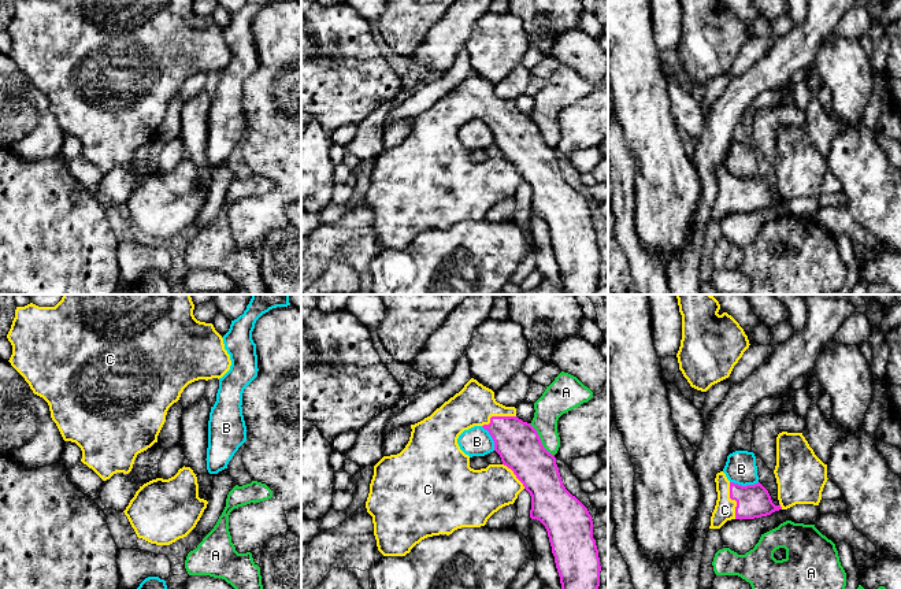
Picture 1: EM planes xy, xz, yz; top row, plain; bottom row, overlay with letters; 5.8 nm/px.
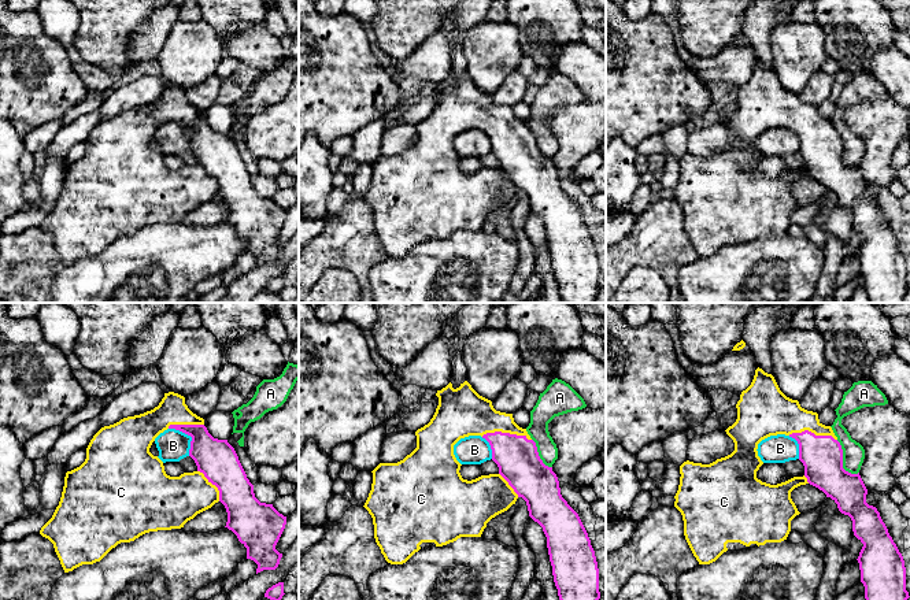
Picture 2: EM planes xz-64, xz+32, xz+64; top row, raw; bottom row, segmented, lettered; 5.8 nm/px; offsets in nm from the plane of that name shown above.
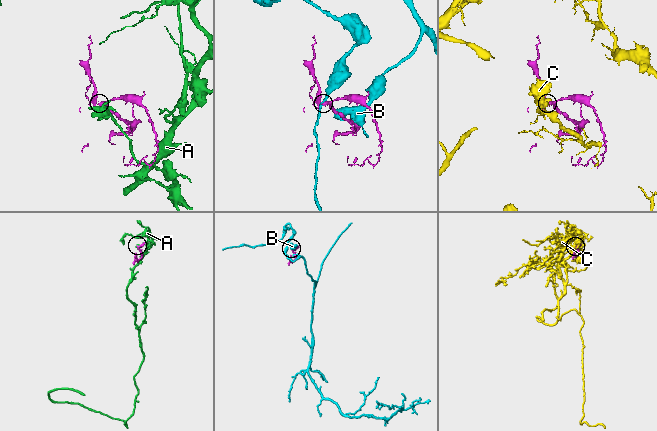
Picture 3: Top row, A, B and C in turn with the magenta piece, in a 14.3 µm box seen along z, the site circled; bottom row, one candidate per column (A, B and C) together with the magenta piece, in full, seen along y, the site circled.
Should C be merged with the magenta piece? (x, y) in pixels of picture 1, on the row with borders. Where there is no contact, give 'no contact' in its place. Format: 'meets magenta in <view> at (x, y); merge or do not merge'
meets magenta in yz at (734, 499); merge

